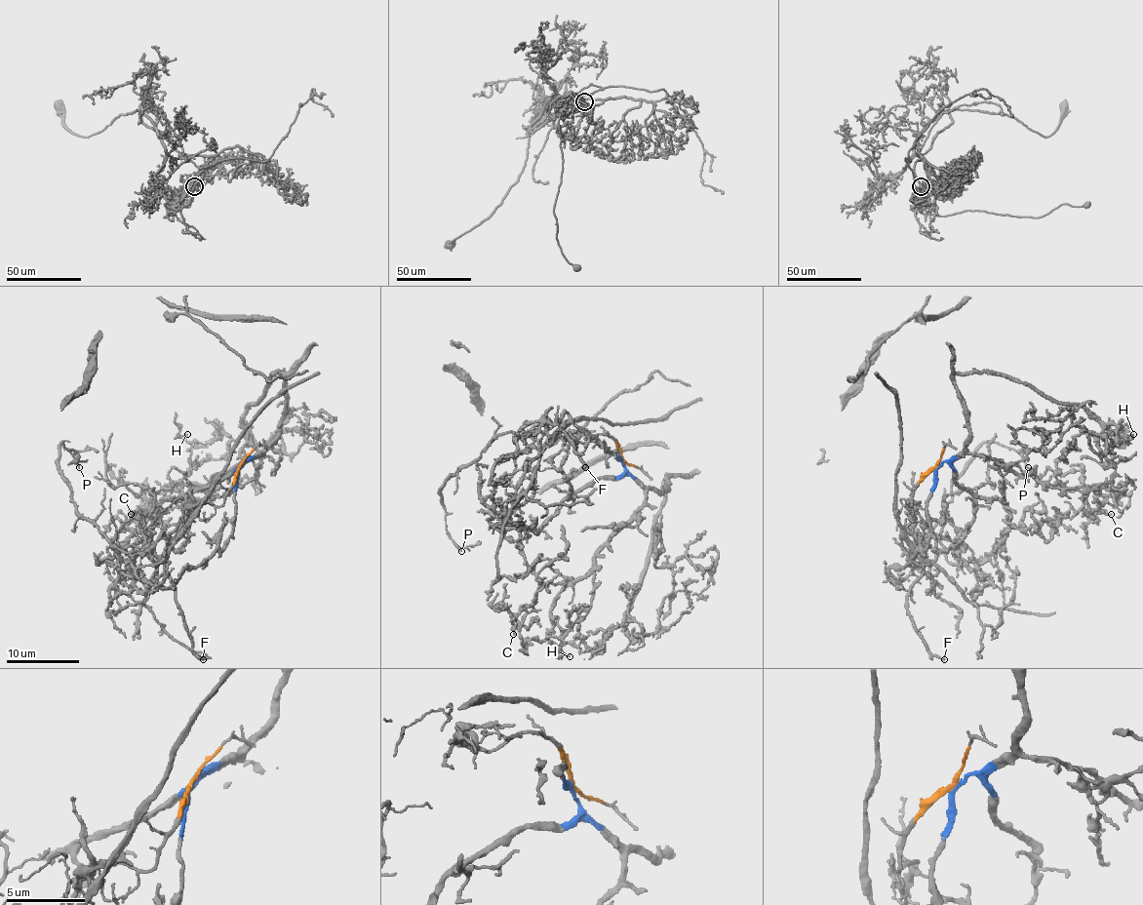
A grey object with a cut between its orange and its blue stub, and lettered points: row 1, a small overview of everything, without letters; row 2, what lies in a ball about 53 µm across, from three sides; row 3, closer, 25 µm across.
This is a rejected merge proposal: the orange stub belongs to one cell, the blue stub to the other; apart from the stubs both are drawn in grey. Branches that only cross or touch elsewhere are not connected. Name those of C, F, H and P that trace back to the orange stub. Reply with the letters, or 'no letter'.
F, P

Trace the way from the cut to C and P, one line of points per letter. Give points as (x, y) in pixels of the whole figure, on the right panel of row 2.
C: (937, 467), (948, 462), (963, 488), (994, 496), (1005, 531), (1027, 510), (1054, 521), (1112, 513)
P: (937, 467), (912, 500), (919, 502), (913, 539), (925, 556), (910, 552), (985, 442), (1012, 448), (1027, 467)

